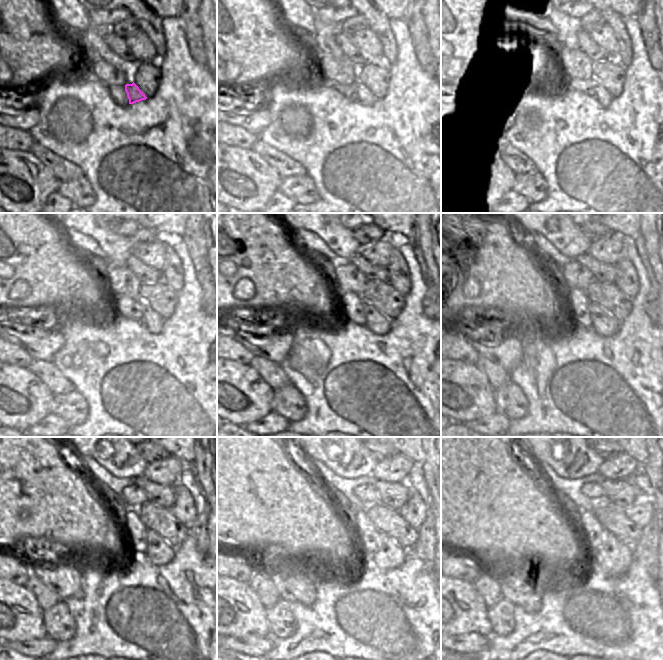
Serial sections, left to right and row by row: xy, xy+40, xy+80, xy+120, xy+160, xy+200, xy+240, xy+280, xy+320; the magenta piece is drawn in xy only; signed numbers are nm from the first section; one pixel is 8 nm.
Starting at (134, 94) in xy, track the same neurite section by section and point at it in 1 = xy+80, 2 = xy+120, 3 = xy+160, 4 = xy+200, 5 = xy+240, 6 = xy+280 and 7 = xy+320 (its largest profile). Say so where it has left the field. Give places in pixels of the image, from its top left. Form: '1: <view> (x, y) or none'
1: xy+80 (597, 91)
2: xy+120 (153, 322)
3: xy+160 (379, 324)
4: xy+200 (605, 325)
5: xy+240 (158, 551)
6: xy+280 (389, 555)
7: xy+320 (614, 558)

